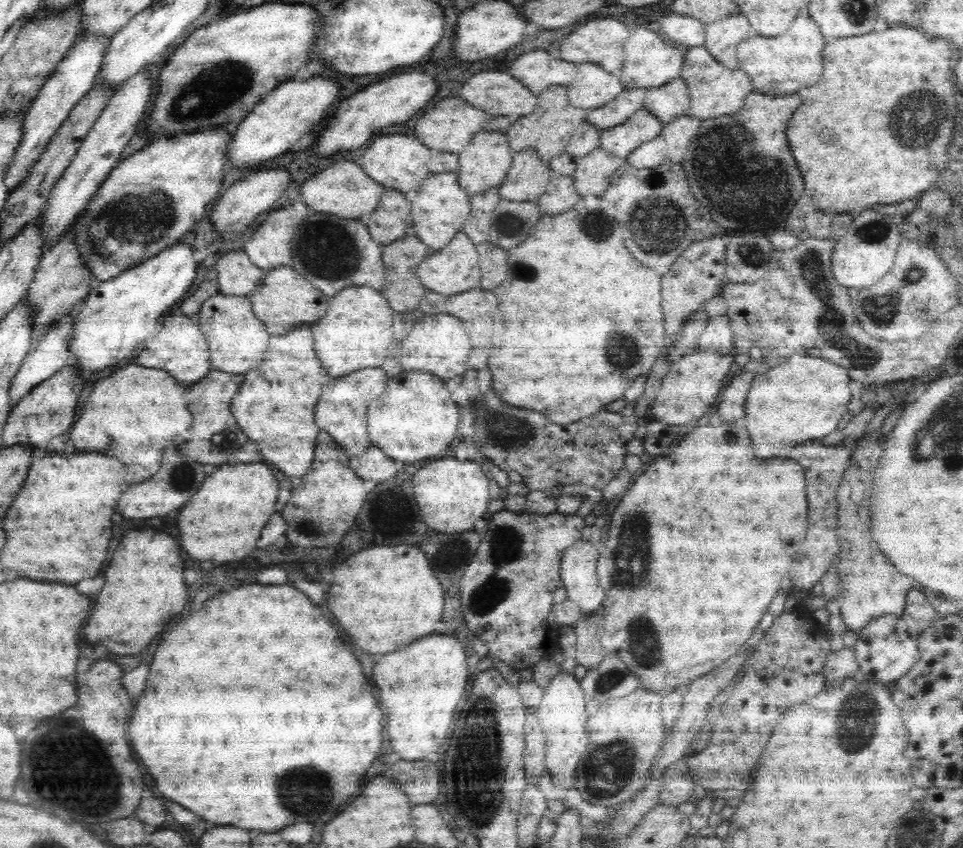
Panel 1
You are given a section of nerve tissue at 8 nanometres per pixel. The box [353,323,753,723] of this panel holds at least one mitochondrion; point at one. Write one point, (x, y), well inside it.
(507, 547)

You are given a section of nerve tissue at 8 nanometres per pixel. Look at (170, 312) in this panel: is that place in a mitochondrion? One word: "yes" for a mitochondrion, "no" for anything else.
no

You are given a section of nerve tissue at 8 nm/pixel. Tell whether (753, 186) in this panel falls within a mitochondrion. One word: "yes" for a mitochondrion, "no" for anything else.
yes

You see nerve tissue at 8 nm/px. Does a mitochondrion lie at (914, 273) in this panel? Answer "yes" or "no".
yes

